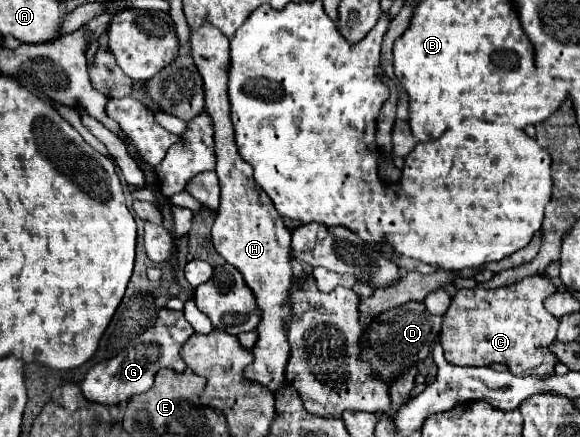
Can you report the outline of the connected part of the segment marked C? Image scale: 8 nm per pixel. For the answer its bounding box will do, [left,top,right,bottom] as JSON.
[442,275,558,375]

